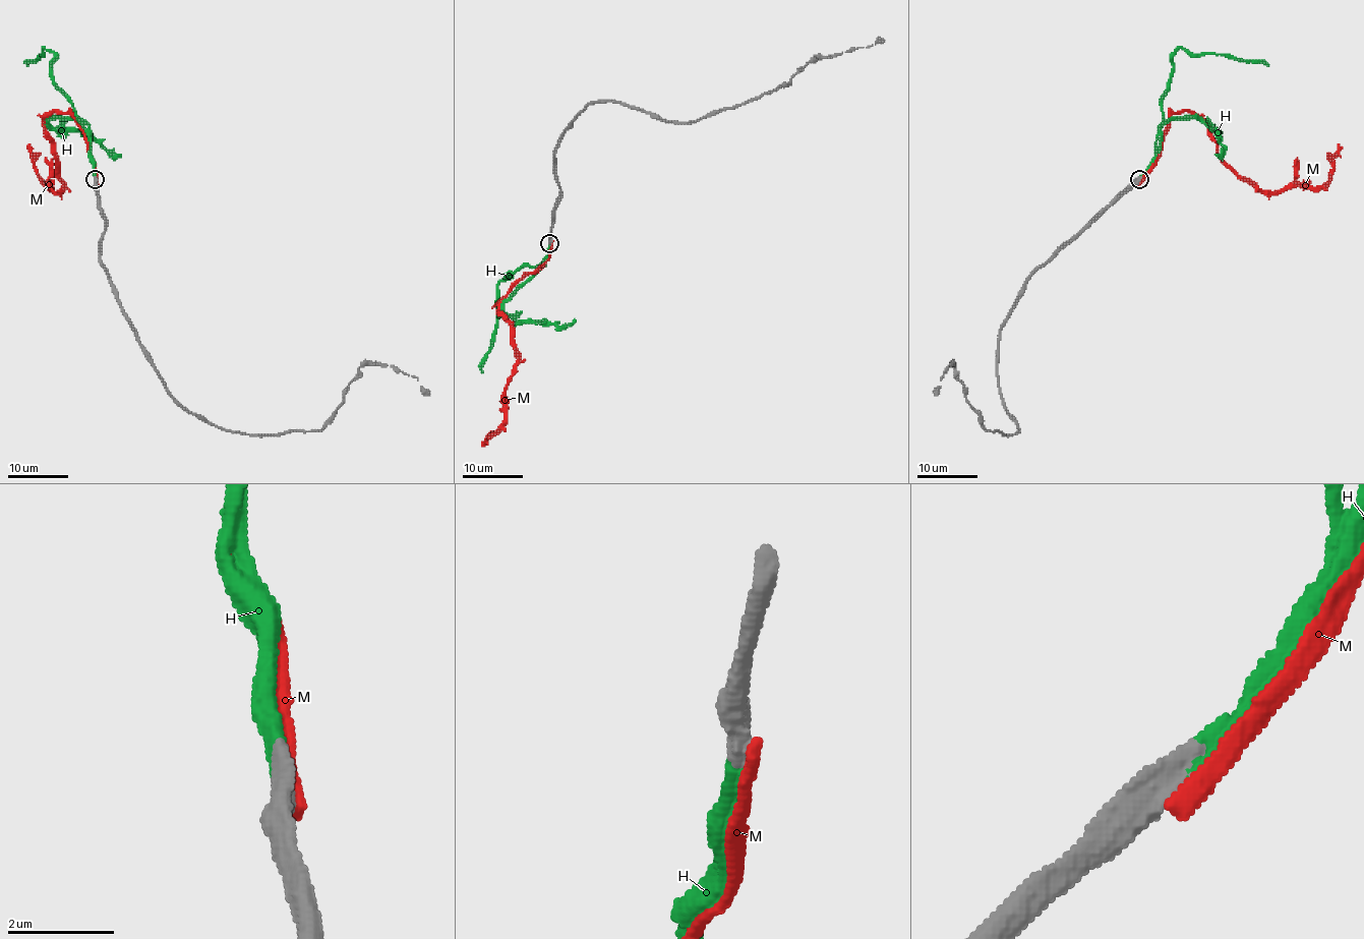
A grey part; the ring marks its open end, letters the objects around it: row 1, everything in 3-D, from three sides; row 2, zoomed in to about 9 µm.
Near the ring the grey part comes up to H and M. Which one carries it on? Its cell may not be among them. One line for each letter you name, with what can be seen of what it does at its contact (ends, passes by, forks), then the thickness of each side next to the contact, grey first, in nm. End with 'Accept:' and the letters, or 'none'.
H: It ends there. Thickness 500 nm (grey) against 380 nm
Accept: H

